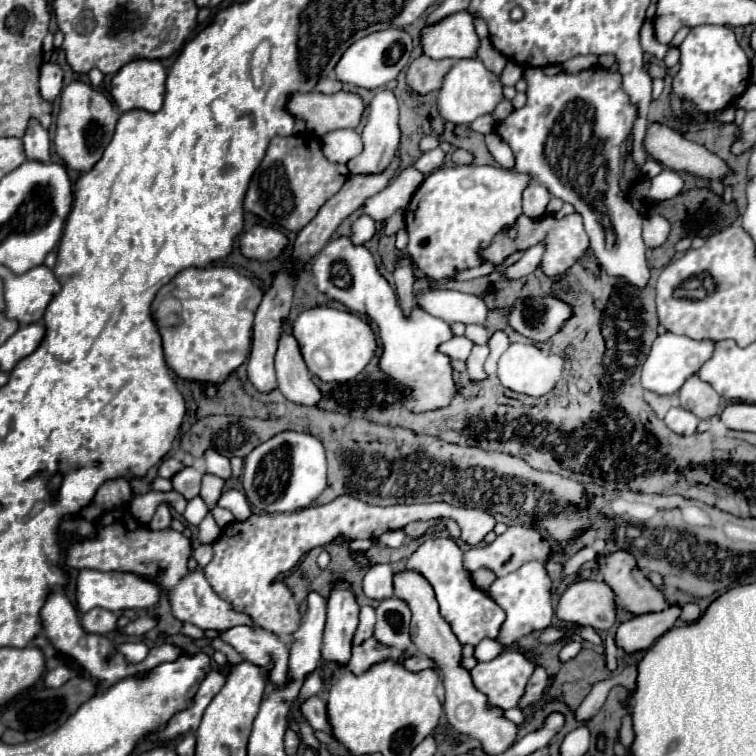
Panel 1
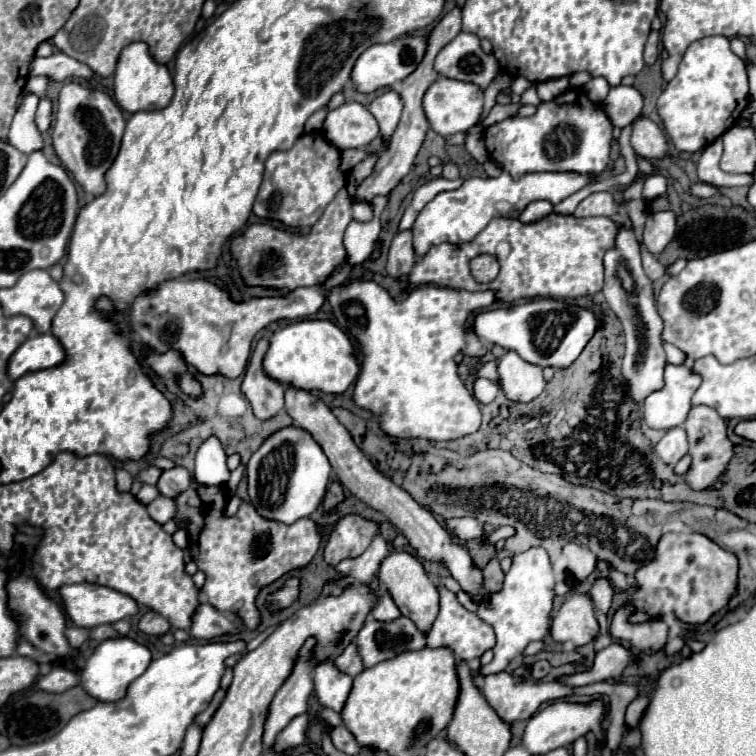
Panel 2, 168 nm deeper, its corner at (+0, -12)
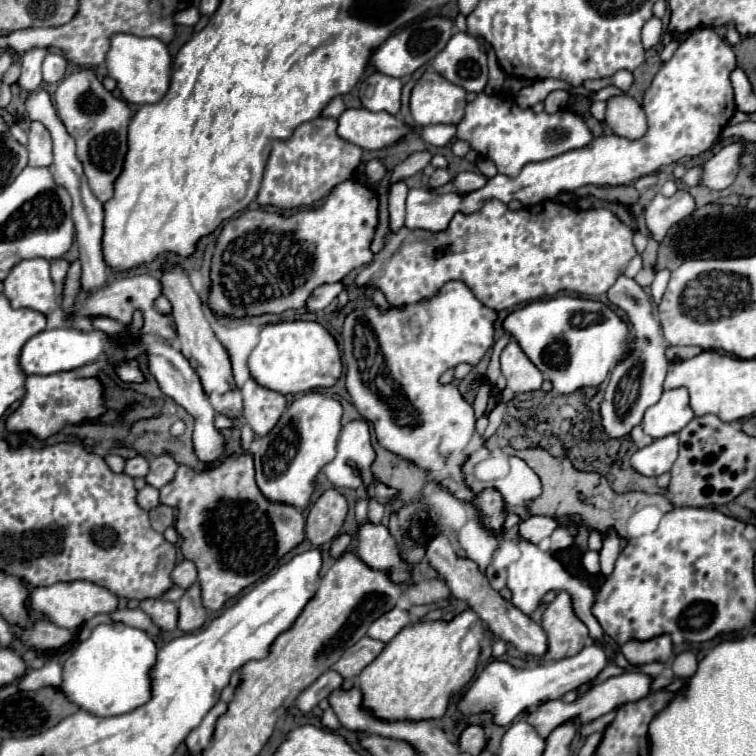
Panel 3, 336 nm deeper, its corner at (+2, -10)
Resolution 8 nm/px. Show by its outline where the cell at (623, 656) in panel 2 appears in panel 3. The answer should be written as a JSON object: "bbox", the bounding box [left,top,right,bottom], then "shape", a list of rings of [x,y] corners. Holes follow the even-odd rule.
{"bbox":[459,644,607,726],"shape":[[[599,644],[583,648],[577,656],[555,660],[549,664],[541,662],[533,668],[521,668],[521,670],[515,670],[507,662],[493,660],[491,664],[487,664],[487,668],[481,672],[481,676],[469,686],[465,698],[459,704],[459,710],[463,714],[479,714],[479,712],[485,712],[487,704],[491,704],[493,706],[491,708],[493,722],[499,726],[507,726],[523,710],[533,710],[533,708],[545,704],[547,700],[557,700],[563,694],[577,690],[581,684],[591,682],[595,676],[601,674],[601,670],[605,666],[607,666],[607,654],[603,652],[603,648]]]}

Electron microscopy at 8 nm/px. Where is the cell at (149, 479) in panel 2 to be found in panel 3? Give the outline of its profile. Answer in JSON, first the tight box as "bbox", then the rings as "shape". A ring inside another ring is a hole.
{"bbox":[125,456,149,478],"shape":[[[137,456],[137,458],[127,460],[127,466],[125,466],[125,474],[127,476],[145,478],[147,472],[149,472],[149,460],[145,456]]]}

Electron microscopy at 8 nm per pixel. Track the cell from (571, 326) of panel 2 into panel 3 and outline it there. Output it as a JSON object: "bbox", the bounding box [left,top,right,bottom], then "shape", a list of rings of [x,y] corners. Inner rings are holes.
{"bbox":[503,296,629,394],"shape":[[[555,296],[529,302],[503,320],[503,330],[521,346],[527,358],[553,382],[559,394],[573,394],[581,386],[599,386],[611,368],[625,358],[629,328],[605,304]]]}

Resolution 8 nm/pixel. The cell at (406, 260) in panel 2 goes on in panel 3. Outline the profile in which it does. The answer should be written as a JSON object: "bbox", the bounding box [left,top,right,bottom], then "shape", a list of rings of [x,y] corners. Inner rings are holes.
{"bbox":[389,182,407,232],"shape":[[[397,182],[391,188],[389,196],[389,216],[391,216],[391,230],[399,232],[405,226],[405,198],[407,198],[405,182]]]}

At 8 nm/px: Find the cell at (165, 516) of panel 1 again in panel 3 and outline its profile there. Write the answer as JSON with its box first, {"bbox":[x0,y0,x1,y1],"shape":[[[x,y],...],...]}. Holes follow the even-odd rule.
{"bbox":[137,486,161,510],"shape":[[[145,486],[143,490],[139,490],[137,494],[137,504],[145,510],[153,510],[157,508],[161,502],[159,502],[159,490],[153,488],[153,486]]]}

